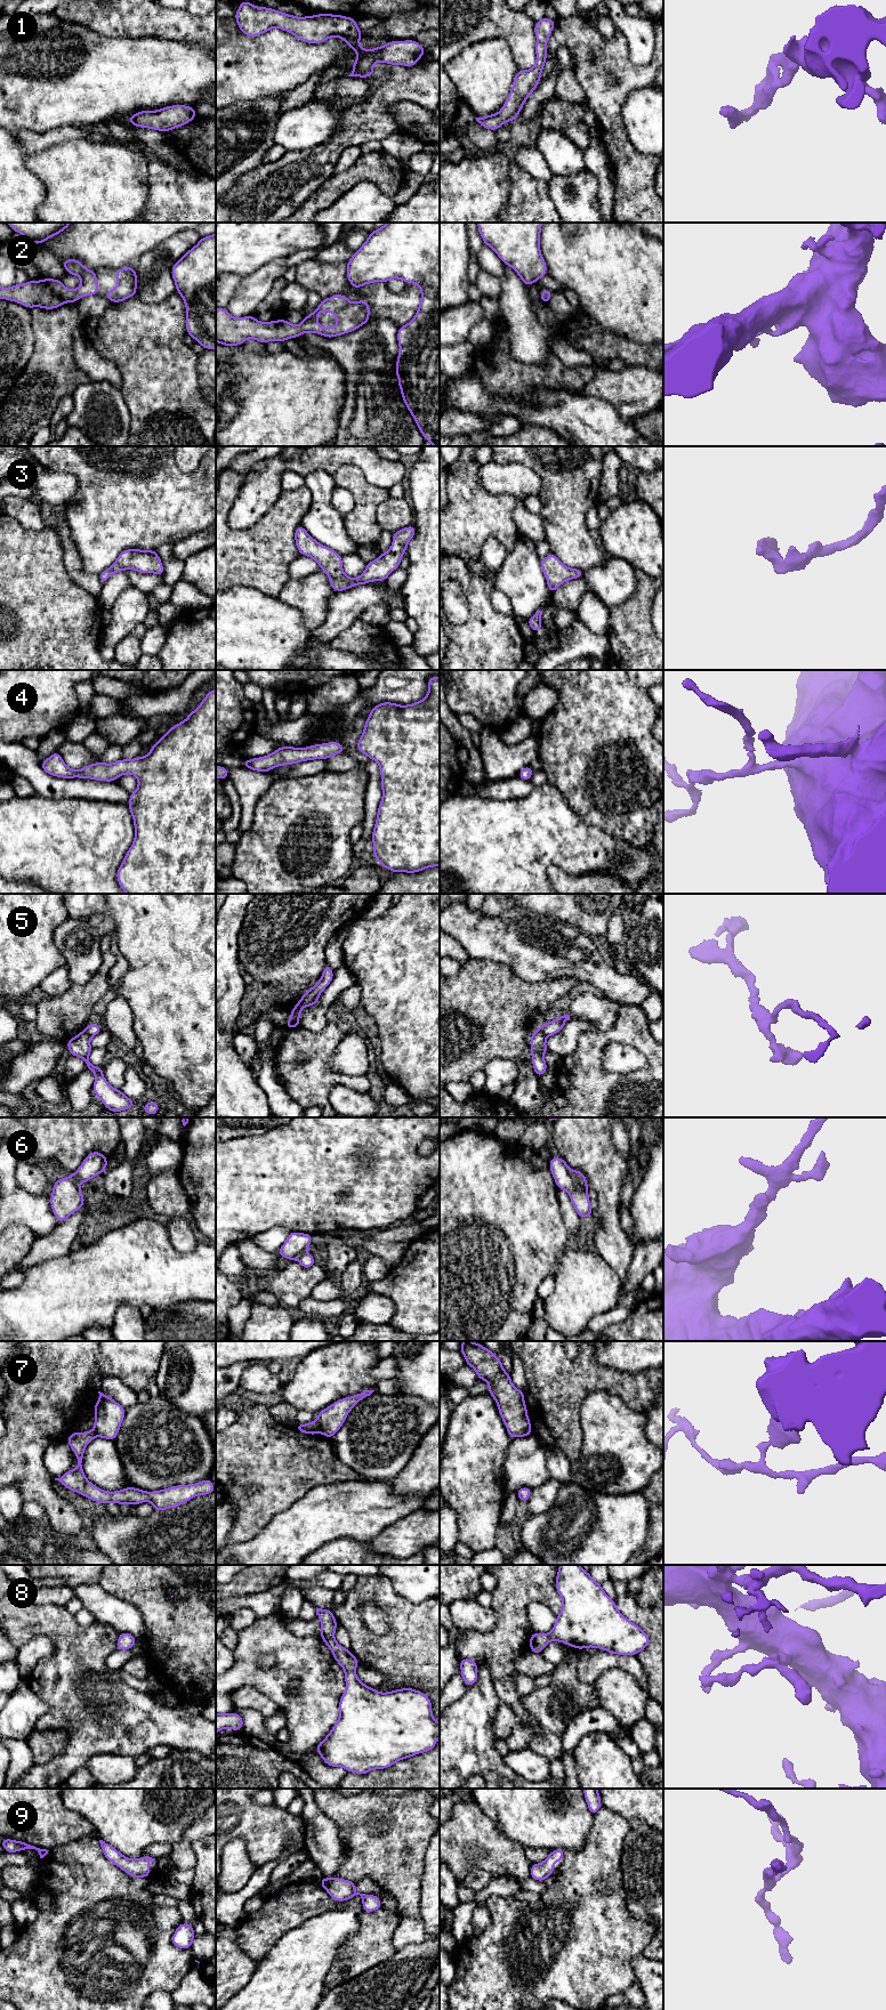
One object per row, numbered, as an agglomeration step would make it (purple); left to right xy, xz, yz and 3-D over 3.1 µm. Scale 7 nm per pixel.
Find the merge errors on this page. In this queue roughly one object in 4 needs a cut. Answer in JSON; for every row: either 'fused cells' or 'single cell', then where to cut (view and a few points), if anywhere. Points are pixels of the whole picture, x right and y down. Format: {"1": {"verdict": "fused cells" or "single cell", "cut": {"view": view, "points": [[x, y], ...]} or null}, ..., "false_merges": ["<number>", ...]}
{"1": {"verdict": "single cell", "cut": null}, "2": {"verdict": "single cell", "cut": null}, "3": {"verdict": "single cell", "cut": null}, "4": {"verdict": "single cell", "cut": null}, "5": {"verdict": "fused cells", "cut": {"view": "xy", "points": [[83, 1030], [90, 1036]]}}, "6": {"verdict": "single cell", "cut": null}, "7": {"verdict": "fused cells", "cut": {"view": "xz", "points": [[316, 1420], [320, 1431]]}}, "8": {"verdict": "single cell", "cut": null}, "9": {"verdict": "single cell", "cut": null}, "false_merges": ["5", "7"]}

